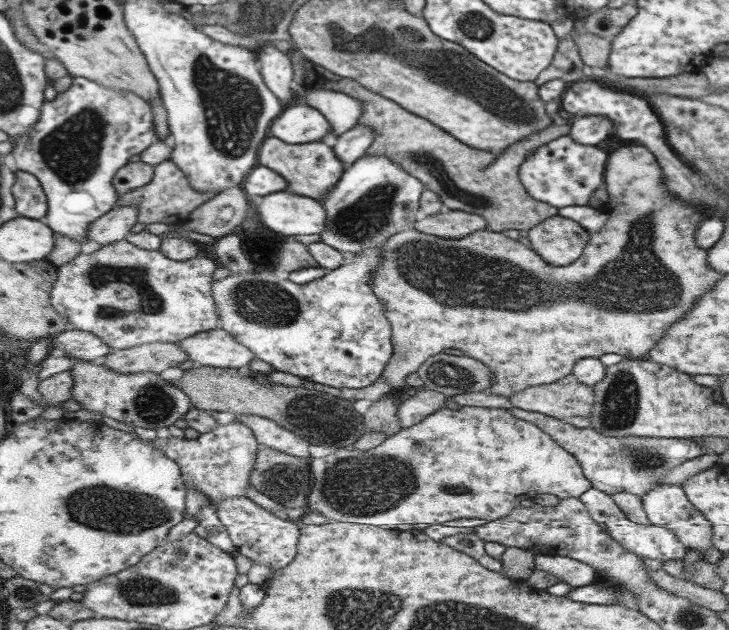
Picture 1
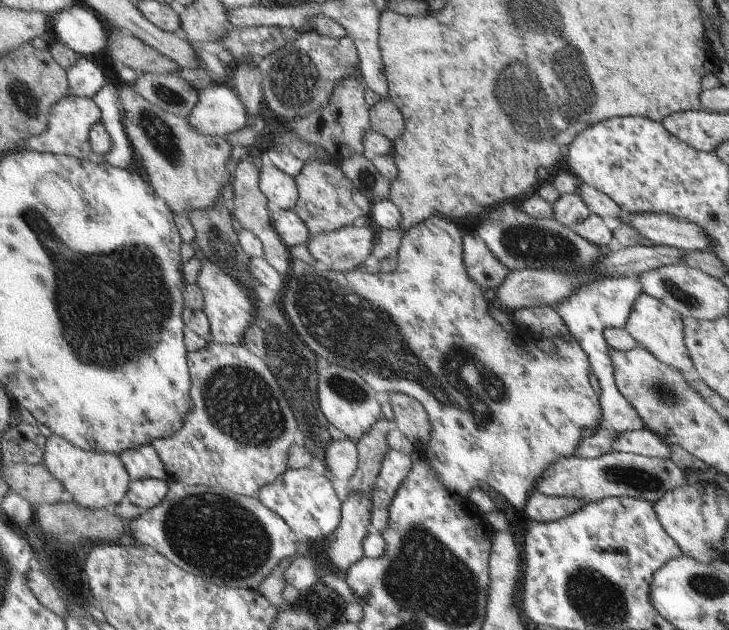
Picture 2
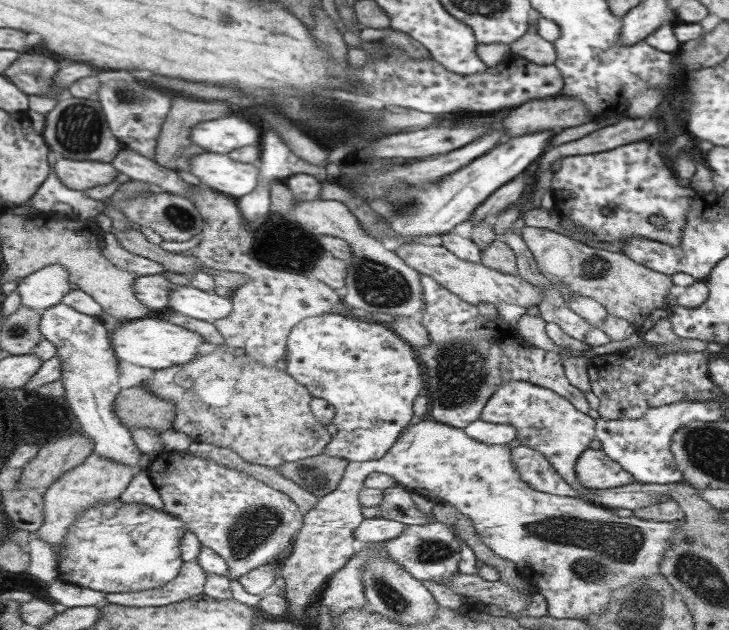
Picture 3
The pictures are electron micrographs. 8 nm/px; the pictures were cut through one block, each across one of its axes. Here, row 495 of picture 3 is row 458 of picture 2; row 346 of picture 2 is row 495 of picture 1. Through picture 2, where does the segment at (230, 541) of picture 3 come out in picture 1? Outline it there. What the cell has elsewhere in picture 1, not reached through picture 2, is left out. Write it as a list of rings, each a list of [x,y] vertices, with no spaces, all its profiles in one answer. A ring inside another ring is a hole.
[[[232,421],[229,424],[220,426],[197,438],[186,439],[185,437],[155,437],[149,443],[167,455],[173,462],[178,464],[180,475],[183,476],[185,488],[194,488],[197,492],[204,494],[212,504],[217,505],[218,500],[231,498],[232,496],[244,496],[249,484],[249,472],[255,462],[257,444],[251,434],[252,429],[247,428],[243,423]]]

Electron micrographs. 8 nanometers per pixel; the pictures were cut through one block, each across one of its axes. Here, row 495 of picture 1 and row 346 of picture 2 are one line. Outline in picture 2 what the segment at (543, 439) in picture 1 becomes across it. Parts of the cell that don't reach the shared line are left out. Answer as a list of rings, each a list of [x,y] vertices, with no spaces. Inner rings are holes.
[[[431,215],[428,219],[423,219],[419,223],[413,223],[413,226],[406,230],[399,243],[397,250],[397,266],[391,272],[379,271],[378,274],[370,274],[367,270],[354,270],[353,272],[333,272],[327,268],[320,266],[310,266],[301,259],[293,259],[290,261],[290,266],[287,274],[284,277],[285,284],[277,290],[274,302],[283,312],[284,317],[291,327],[295,330],[297,336],[303,340],[304,344],[313,352],[316,358],[323,357],[330,364],[338,364],[343,368],[358,373],[369,386],[375,391],[385,391],[387,393],[396,392],[407,394],[411,398],[417,400],[423,406],[427,420],[429,420],[429,440],[425,442],[425,446],[418,447],[421,460],[429,460],[429,468],[433,468],[435,476],[441,478],[441,484],[445,484],[445,488],[449,488],[449,492],[457,492],[465,497],[469,492],[476,491],[479,486],[487,484],[489,488],[493,488],[495,492],[499,492],[515,510],[523,511],[525,506],[525,498],[529,494],[529,490],[533,488],[533,474],[539,470],[541,474],[535,478],[535,484],[538,484],[541,476],[545,476],[548,471],[549,464],[553,464],[553,460],[561,460],[561,456],[576,456],[581,440],[584,439],[586,433],[592,434],[595,430],[596,434],[600,435],[605,440],[609,450],[617,452],[635,453],[646,457],[668,458],[668,445],[661,440],[661,436],[657,436],[655,432],[648,429],[629,430],[629,432],[621,432],[618,437],[605,435],[600,430],[603,419],[603,409],[600,407],[600,399],[591,388],[589,382],[589,364],[588,355],[580,347],[579,342],[571,336],[567,331],[565,336],[551,336],[549,342],[553,344],[553,354],[545,354],[543,350],[539,352],[535,346],[533,339],[517,338],[507,334],[507,330],[503,330],[489,314],[489,305],[483,291],[477,286],[476,281],[468,275],[467,266],[464,264],[464,252],[461,252],[461,232],[457,230],[457,226],[449,219],[439,215]],[[485,380],[491,382],[499,382],[501,384],[501,394],[497,398],[491,398],[483,386]]]

